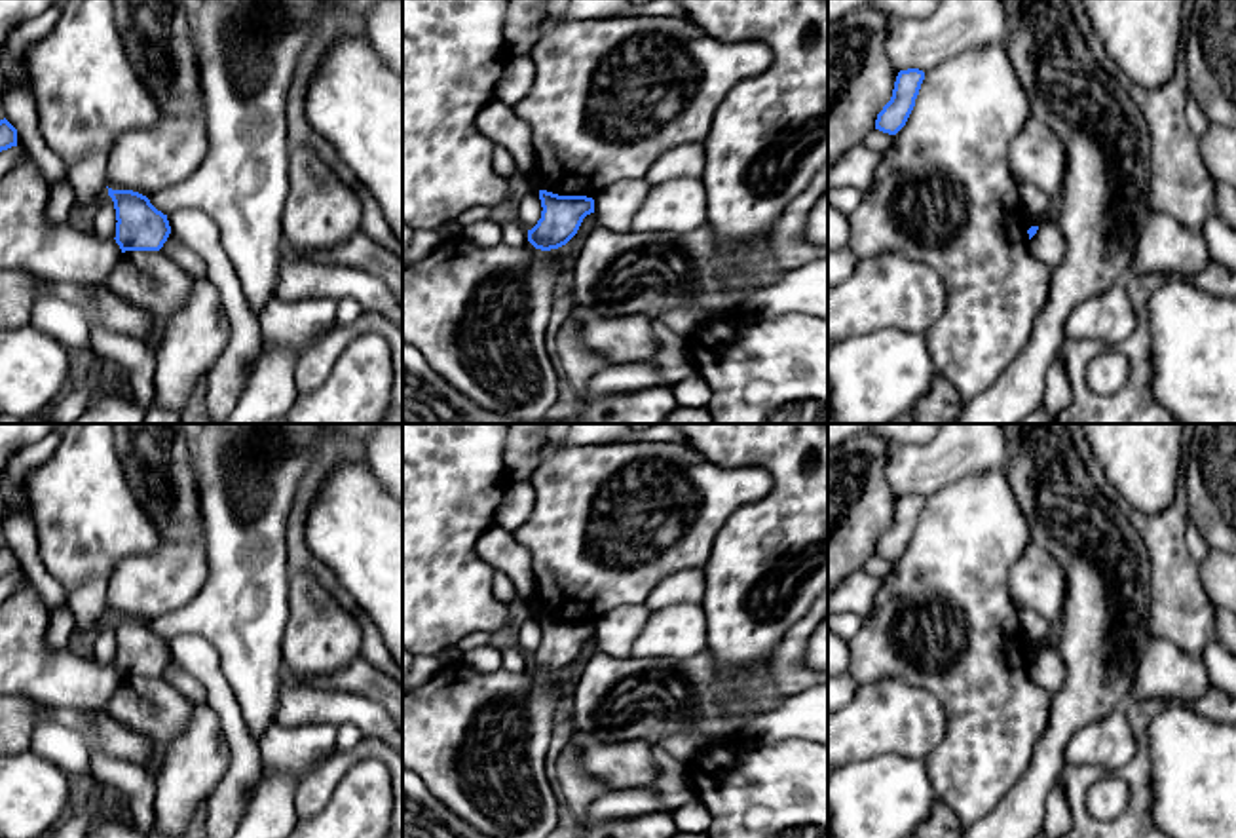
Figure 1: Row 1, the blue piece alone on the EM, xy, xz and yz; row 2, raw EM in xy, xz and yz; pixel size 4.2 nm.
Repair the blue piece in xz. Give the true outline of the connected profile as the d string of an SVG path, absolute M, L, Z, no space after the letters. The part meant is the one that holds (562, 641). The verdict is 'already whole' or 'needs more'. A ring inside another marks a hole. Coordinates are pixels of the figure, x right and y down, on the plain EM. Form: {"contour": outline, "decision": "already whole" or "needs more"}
{"contour": "M539 616L541 644L528 656L528 667L541 676L566 671L579 656L583 644L594 638L594 625L587 621L558 621Z", "decision": "already whole"}

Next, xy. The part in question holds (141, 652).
{"contour": "M112 616L116 635L116 669L125 676L159 676L171 659L167 640L133 616Z", "decision": "already whole"}

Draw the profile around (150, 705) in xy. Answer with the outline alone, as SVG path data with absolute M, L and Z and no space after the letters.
M163 675L125 676L108 699L104 711L150 745L144 770L156 777L169 747L184 732L194 703L186 699Z

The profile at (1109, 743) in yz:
M1116 707L1105 718L1077 730L1067 741L1063 760L1069 766L1099 766L1114 771L1135 754L1135 737L1126 709Z

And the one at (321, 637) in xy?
M313 576L289 578L289 621L281 640L285 671L328 676L363 654L361 623Z

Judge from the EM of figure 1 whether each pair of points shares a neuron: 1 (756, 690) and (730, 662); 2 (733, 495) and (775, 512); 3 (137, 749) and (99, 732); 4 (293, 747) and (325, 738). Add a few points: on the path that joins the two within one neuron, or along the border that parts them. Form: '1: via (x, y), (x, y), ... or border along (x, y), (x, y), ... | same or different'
1: border along (707, 650), (722, 673), (747, 669), (771, 650) | different
2: border along (764, 468), (771, 487), (743, 502), (720, 533) | different
3: via (128, 745), (109, 736) | same
4: via (300, 747), (318, 738) | same

